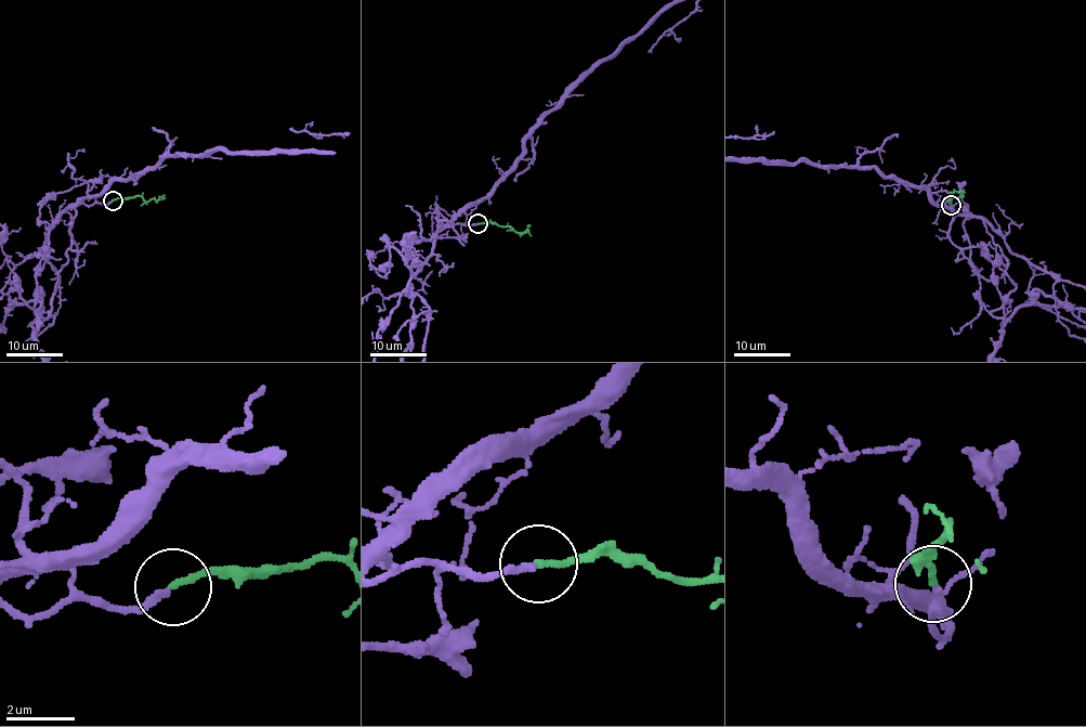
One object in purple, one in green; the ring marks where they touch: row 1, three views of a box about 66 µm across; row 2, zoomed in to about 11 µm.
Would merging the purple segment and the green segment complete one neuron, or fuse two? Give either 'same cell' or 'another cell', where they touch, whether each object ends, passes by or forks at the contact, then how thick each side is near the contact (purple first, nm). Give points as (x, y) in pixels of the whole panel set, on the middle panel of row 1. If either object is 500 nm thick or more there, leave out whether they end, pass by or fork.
same cell; place (478, 223); purple ends; green ends; calibres 200 and 200 nm

